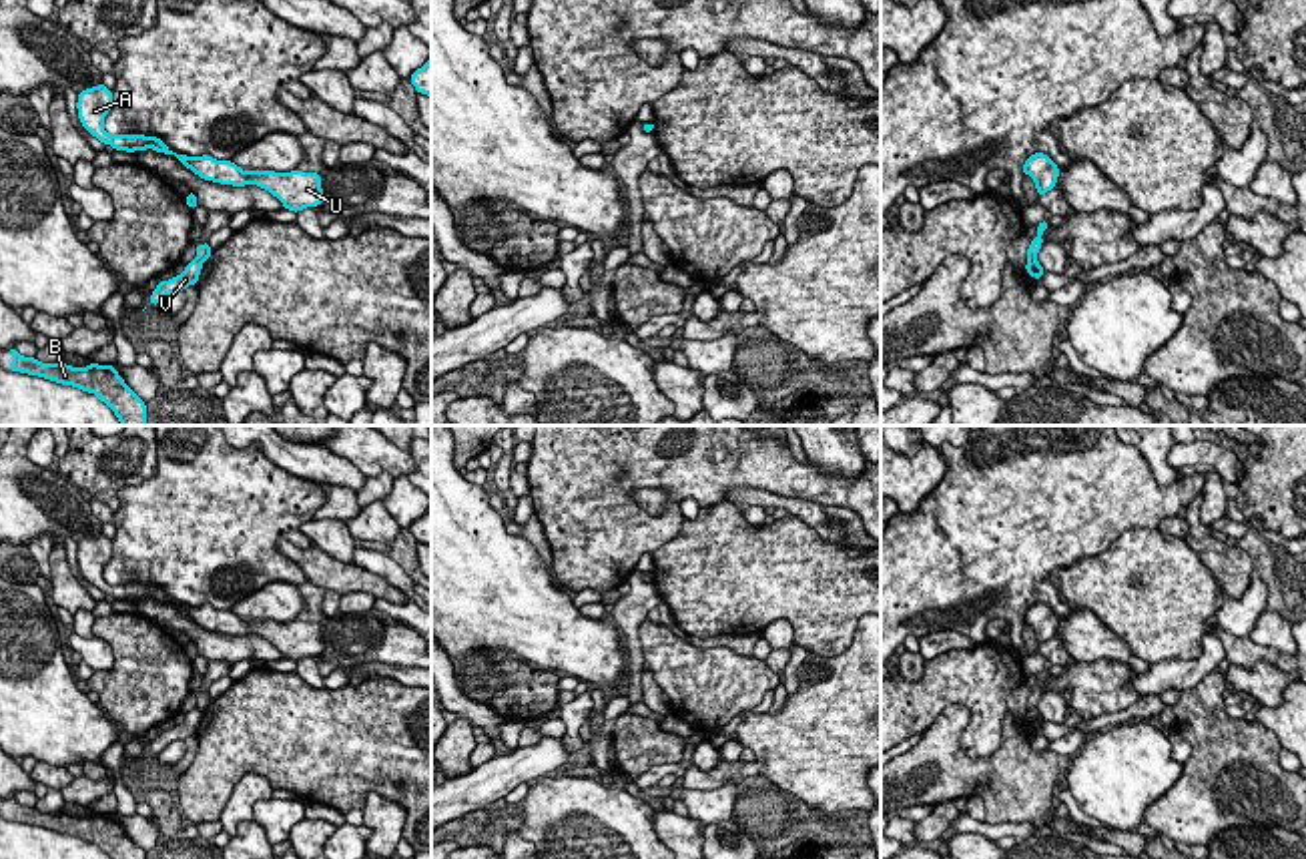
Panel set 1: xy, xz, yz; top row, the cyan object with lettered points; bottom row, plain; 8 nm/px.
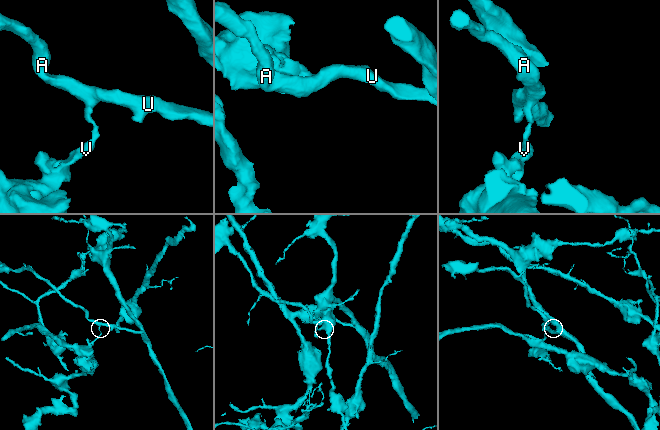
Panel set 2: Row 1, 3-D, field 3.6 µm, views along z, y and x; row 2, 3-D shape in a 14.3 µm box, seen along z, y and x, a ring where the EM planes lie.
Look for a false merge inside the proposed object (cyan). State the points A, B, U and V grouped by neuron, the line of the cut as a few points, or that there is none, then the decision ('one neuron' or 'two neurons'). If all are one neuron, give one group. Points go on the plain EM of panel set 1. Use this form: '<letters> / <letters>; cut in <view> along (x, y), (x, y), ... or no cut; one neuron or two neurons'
A U / B V; cut in yz along (1034, 707), (1028, 711); two neurons

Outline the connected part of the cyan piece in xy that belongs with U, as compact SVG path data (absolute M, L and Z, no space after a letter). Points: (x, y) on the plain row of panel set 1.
M102 532L98 536L78 542L78 568L80 574L100 592L110 594L114 600L146 600L175 604L187 618L205 630L245 636L257 634L277 646L285 658L299 662L307 656L319 656L325 650L319 622L275 622L275 620L243 620L233 610L217 610L209 604L187 606L173 602L158 586L144 584L108 584L104 580L104 566L112 558L112 540Z

